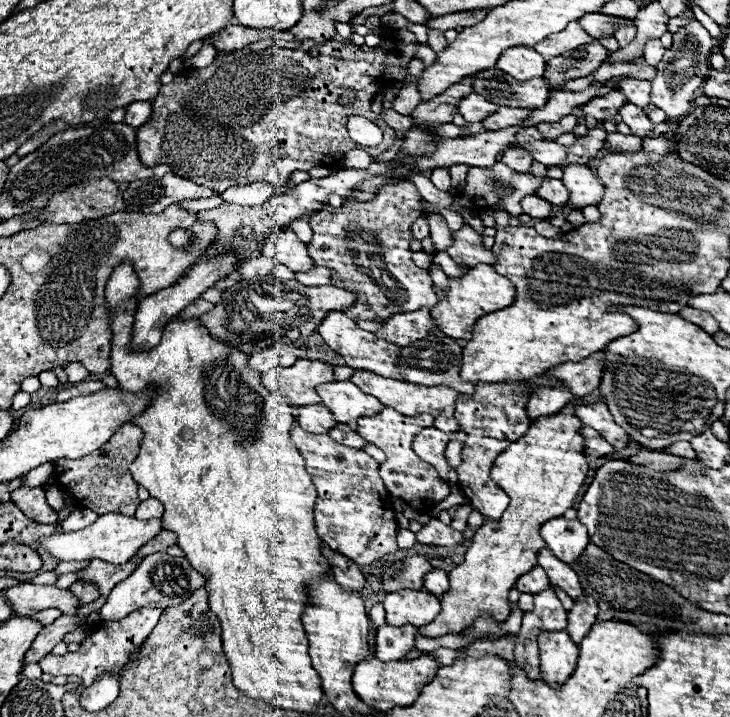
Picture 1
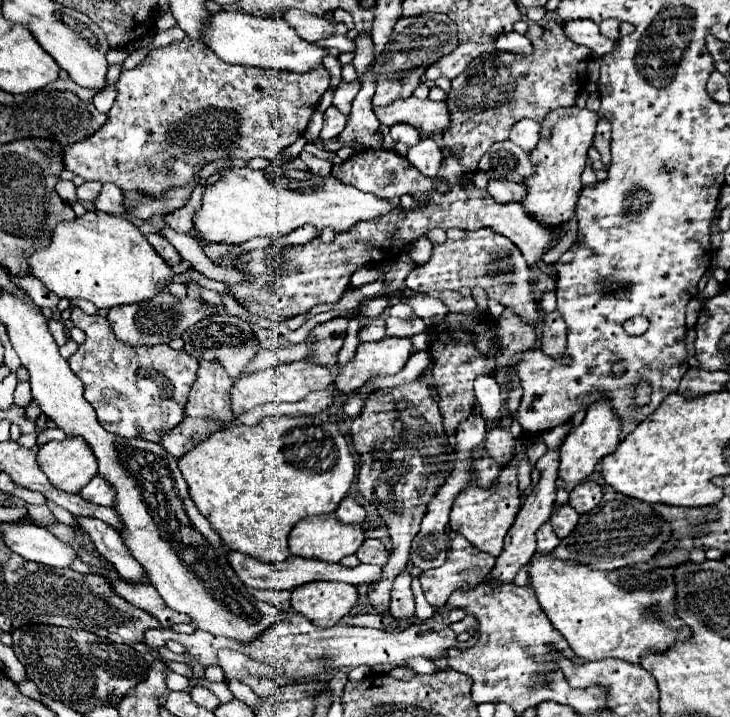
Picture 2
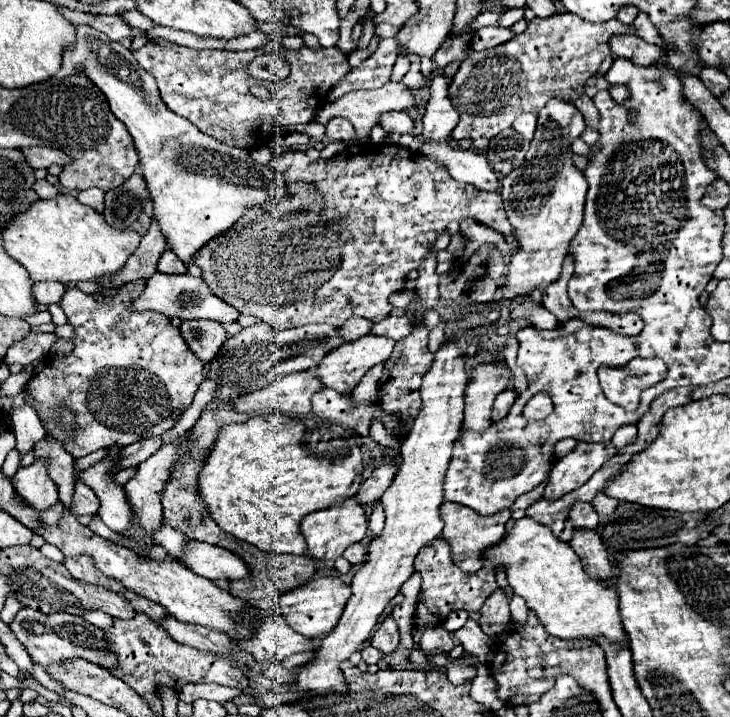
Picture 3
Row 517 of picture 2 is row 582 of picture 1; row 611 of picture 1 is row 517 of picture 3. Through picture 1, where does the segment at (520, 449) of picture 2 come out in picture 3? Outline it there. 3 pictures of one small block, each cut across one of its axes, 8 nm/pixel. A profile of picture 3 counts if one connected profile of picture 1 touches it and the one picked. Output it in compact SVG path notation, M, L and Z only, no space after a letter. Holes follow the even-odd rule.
M442 502L440 506L440 518L444 520L444 530L442 536L446 542L450 542L452 546L452 560L464 570L464 572L476 572L480 570L486 560L484 550L488 550L490 546L498 544L504 538L504 524L510 518L510 510L500 510L492 516L480 516L476 512L472 512L472 508L468 506L460 506L460 504L452 504L452 502Z

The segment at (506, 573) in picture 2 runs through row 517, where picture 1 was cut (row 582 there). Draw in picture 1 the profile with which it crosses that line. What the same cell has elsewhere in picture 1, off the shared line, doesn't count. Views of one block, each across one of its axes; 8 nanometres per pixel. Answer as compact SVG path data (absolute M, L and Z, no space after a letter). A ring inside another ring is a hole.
M540 566L532 568L528 574L520 576L518 582L516 582L516 588L520 592L530 592L530 594L536 594L540 590L546 590L550 586L548 582L548 576L544 574L544 570L540 570Z

